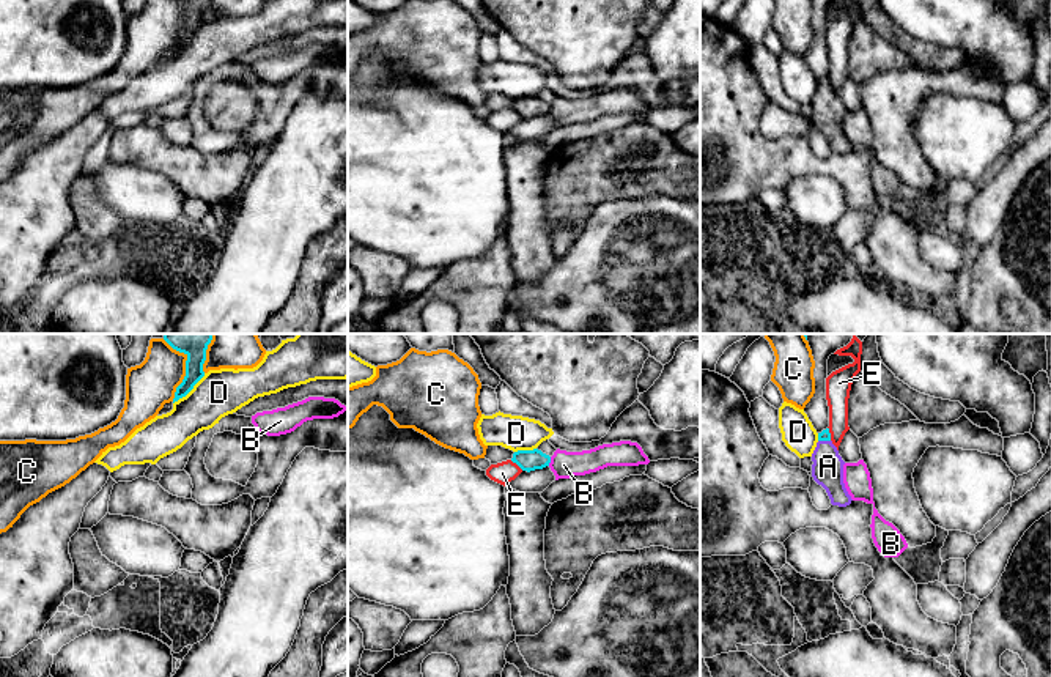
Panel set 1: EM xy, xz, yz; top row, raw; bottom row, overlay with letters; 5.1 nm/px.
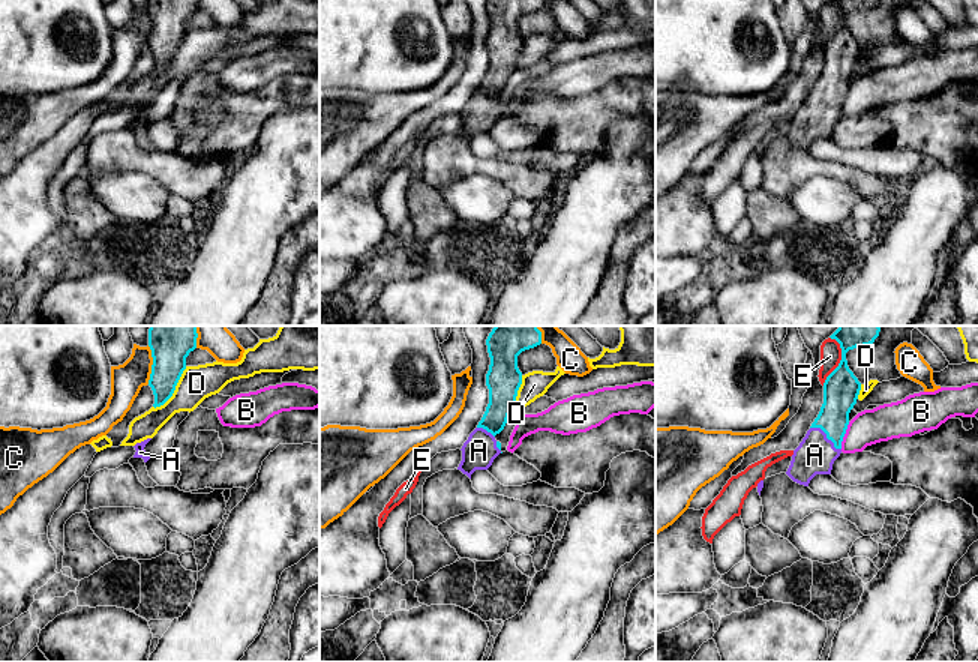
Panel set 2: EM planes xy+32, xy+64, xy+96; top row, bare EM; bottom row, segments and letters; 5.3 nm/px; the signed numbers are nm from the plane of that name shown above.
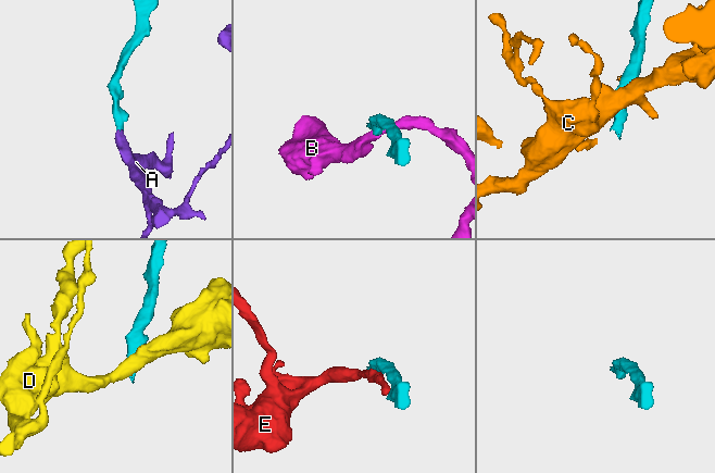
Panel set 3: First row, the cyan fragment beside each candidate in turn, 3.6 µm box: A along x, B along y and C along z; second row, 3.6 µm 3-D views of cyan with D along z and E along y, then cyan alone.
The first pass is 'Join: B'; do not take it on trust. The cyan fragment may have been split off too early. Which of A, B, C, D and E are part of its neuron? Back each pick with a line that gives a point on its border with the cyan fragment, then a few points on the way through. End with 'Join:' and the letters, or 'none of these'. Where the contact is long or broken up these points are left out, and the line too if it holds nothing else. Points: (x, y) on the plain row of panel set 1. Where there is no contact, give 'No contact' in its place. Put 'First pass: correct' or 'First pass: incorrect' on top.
First pass: incorrect
A: Touches cyan at yz (825, 87). Path across: yz (825, 82), (825, 87), (828, 114)
Join: A

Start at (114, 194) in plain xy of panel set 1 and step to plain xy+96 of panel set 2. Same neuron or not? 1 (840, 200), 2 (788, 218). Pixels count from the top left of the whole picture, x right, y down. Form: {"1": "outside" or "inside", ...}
{"1": "inside", "2": "outside"}

